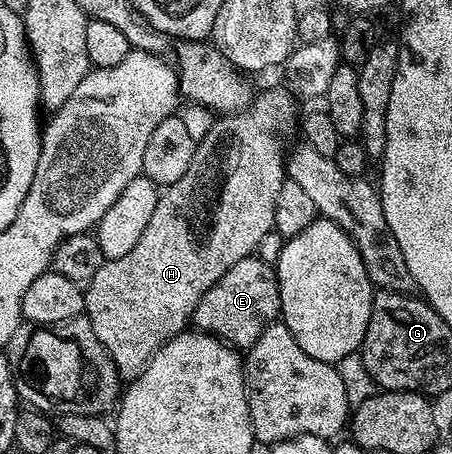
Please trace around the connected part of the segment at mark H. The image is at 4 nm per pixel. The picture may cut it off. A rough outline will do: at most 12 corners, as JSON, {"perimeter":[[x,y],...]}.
{"perimeter":[[298,111],[213,122],[84,311],[121,376],[273,230]]}

